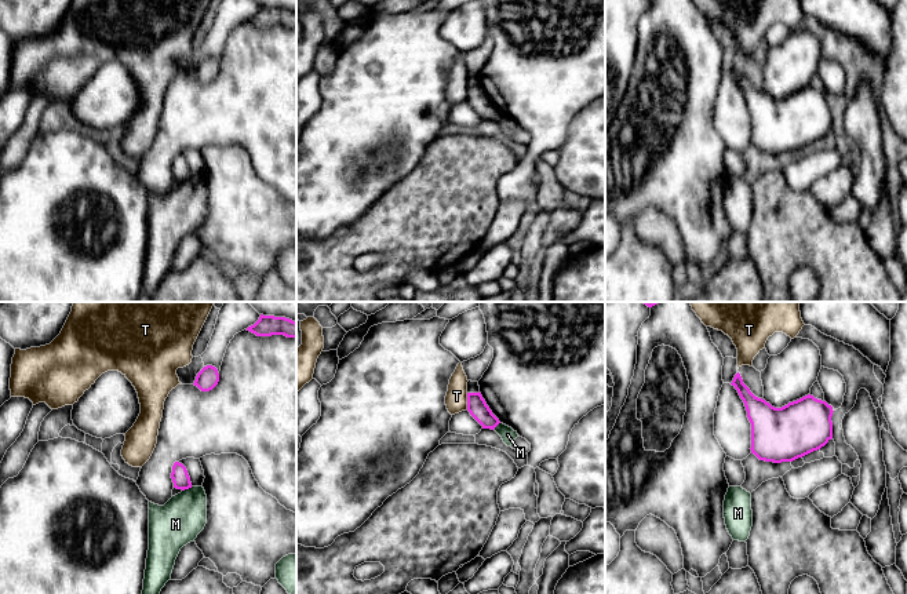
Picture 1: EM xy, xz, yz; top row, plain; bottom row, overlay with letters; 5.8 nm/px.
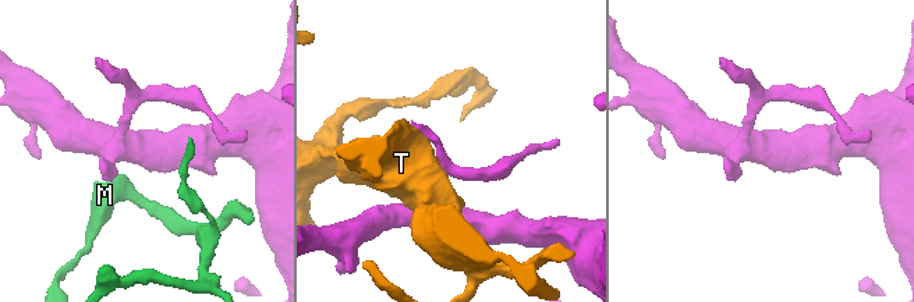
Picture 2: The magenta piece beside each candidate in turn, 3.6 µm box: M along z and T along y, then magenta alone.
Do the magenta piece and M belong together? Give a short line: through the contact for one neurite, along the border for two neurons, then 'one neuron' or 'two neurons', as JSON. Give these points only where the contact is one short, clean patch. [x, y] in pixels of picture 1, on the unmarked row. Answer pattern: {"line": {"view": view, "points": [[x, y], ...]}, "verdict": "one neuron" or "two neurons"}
{"line": {"view": "xy", "points": [[192, 178], [182, 182]]}, "verdict": "two neurons"}

